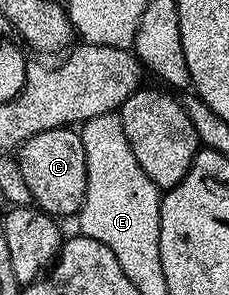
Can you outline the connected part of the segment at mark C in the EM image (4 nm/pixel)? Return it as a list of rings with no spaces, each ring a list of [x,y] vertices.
[[[74,127],[41,130],[41,134],[33,134],[33,138],[26,140],[18,149],[17,159],[21,170],[21,178],[25,178],[25,186],[29,186],[32,201],[43,211],[48,212],[50,216],[64,218],[63,216],[74,217],[82,210],[85,202],[85,190],[87,189],[85,146]]]

